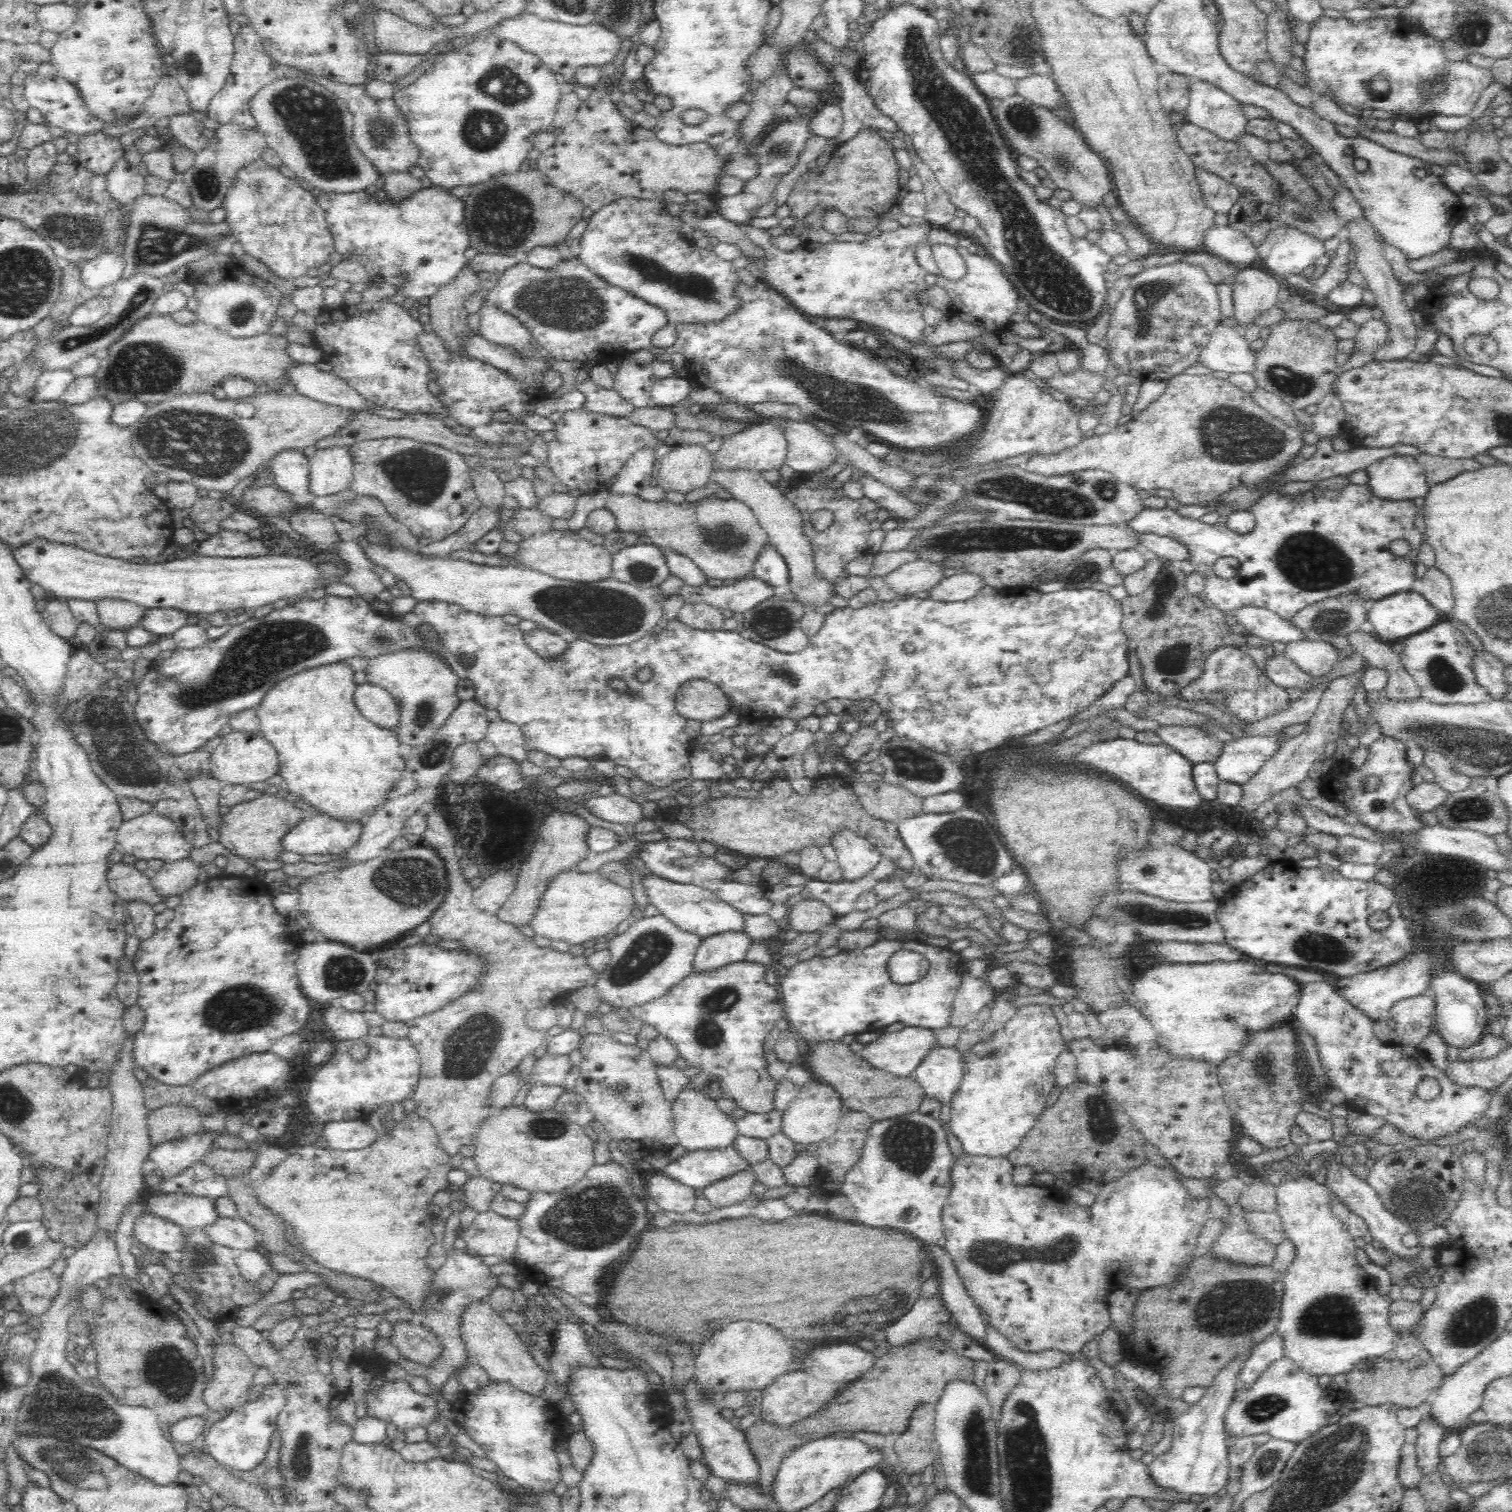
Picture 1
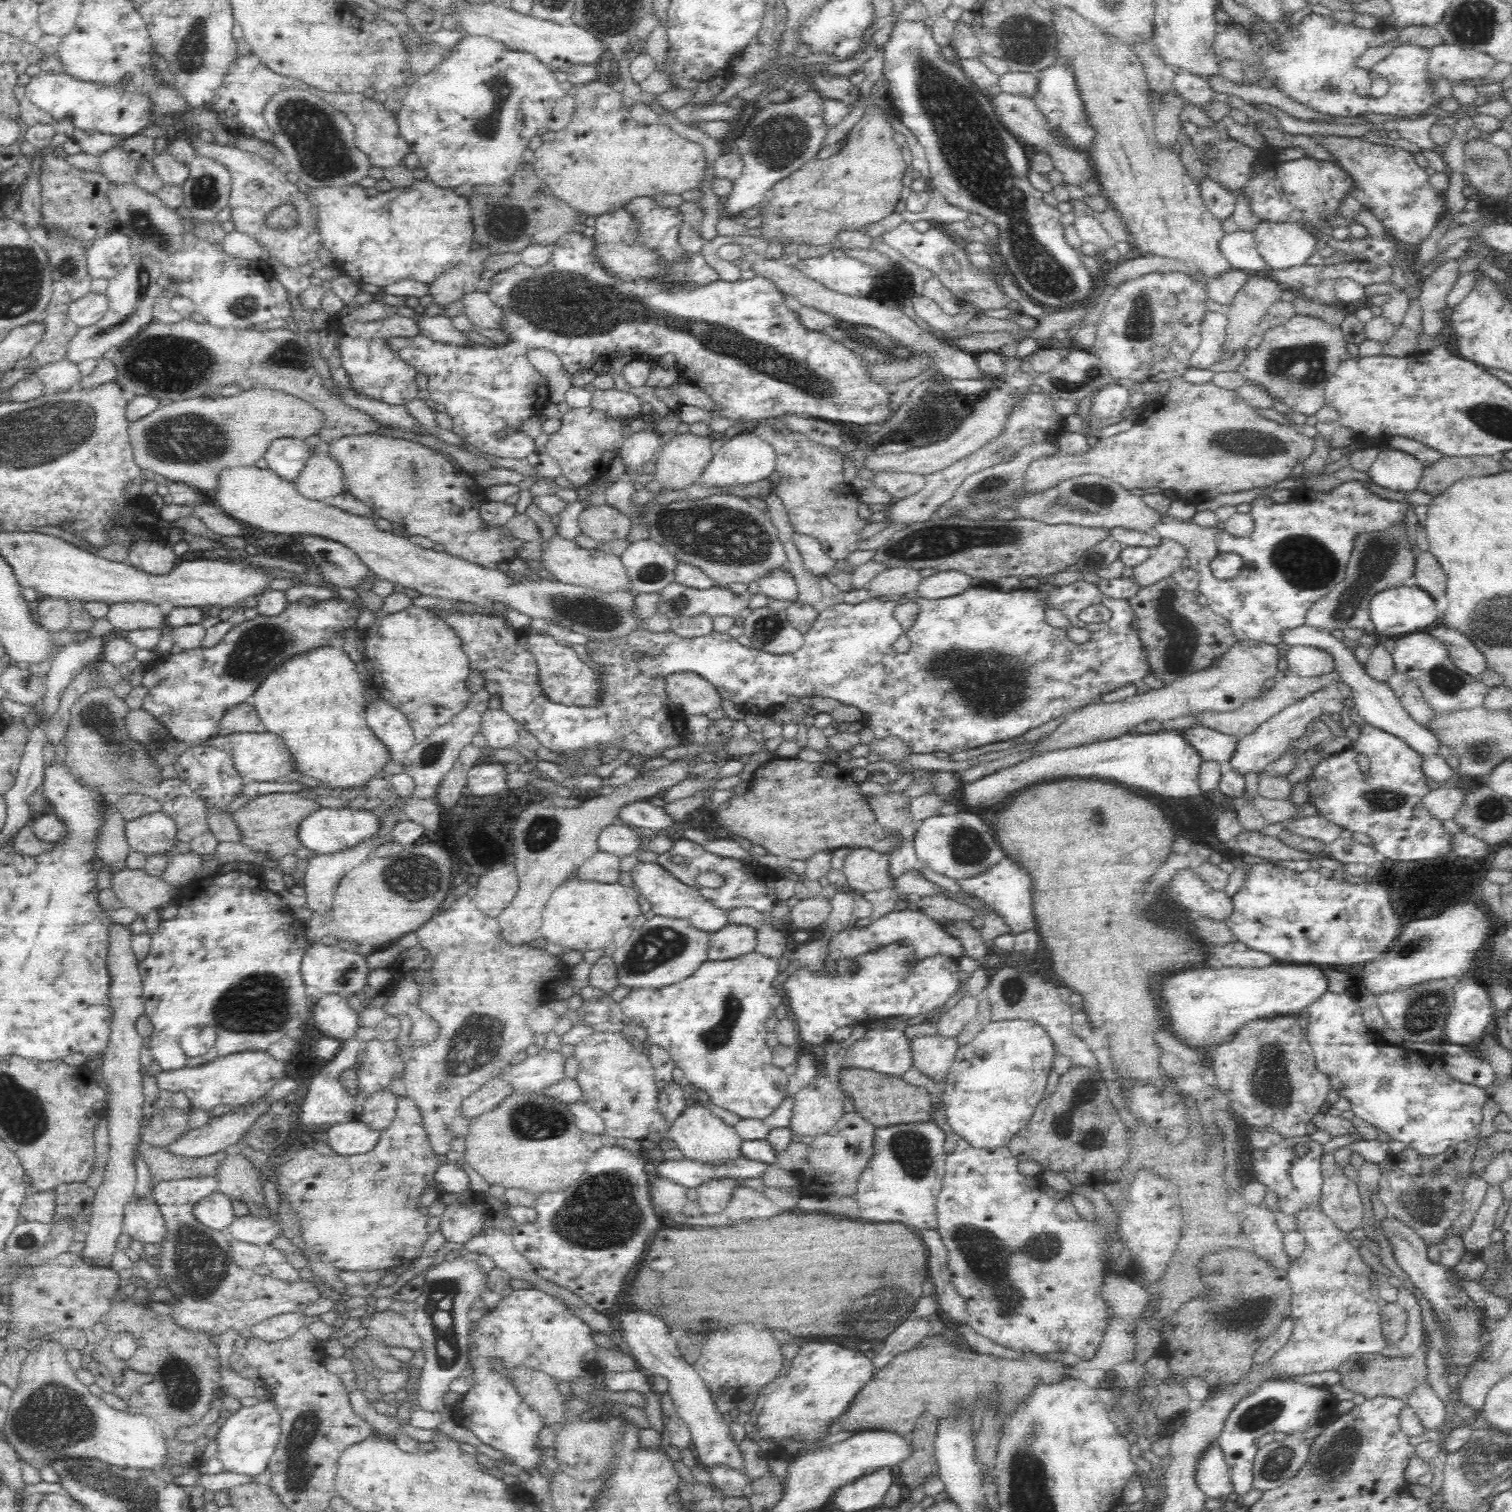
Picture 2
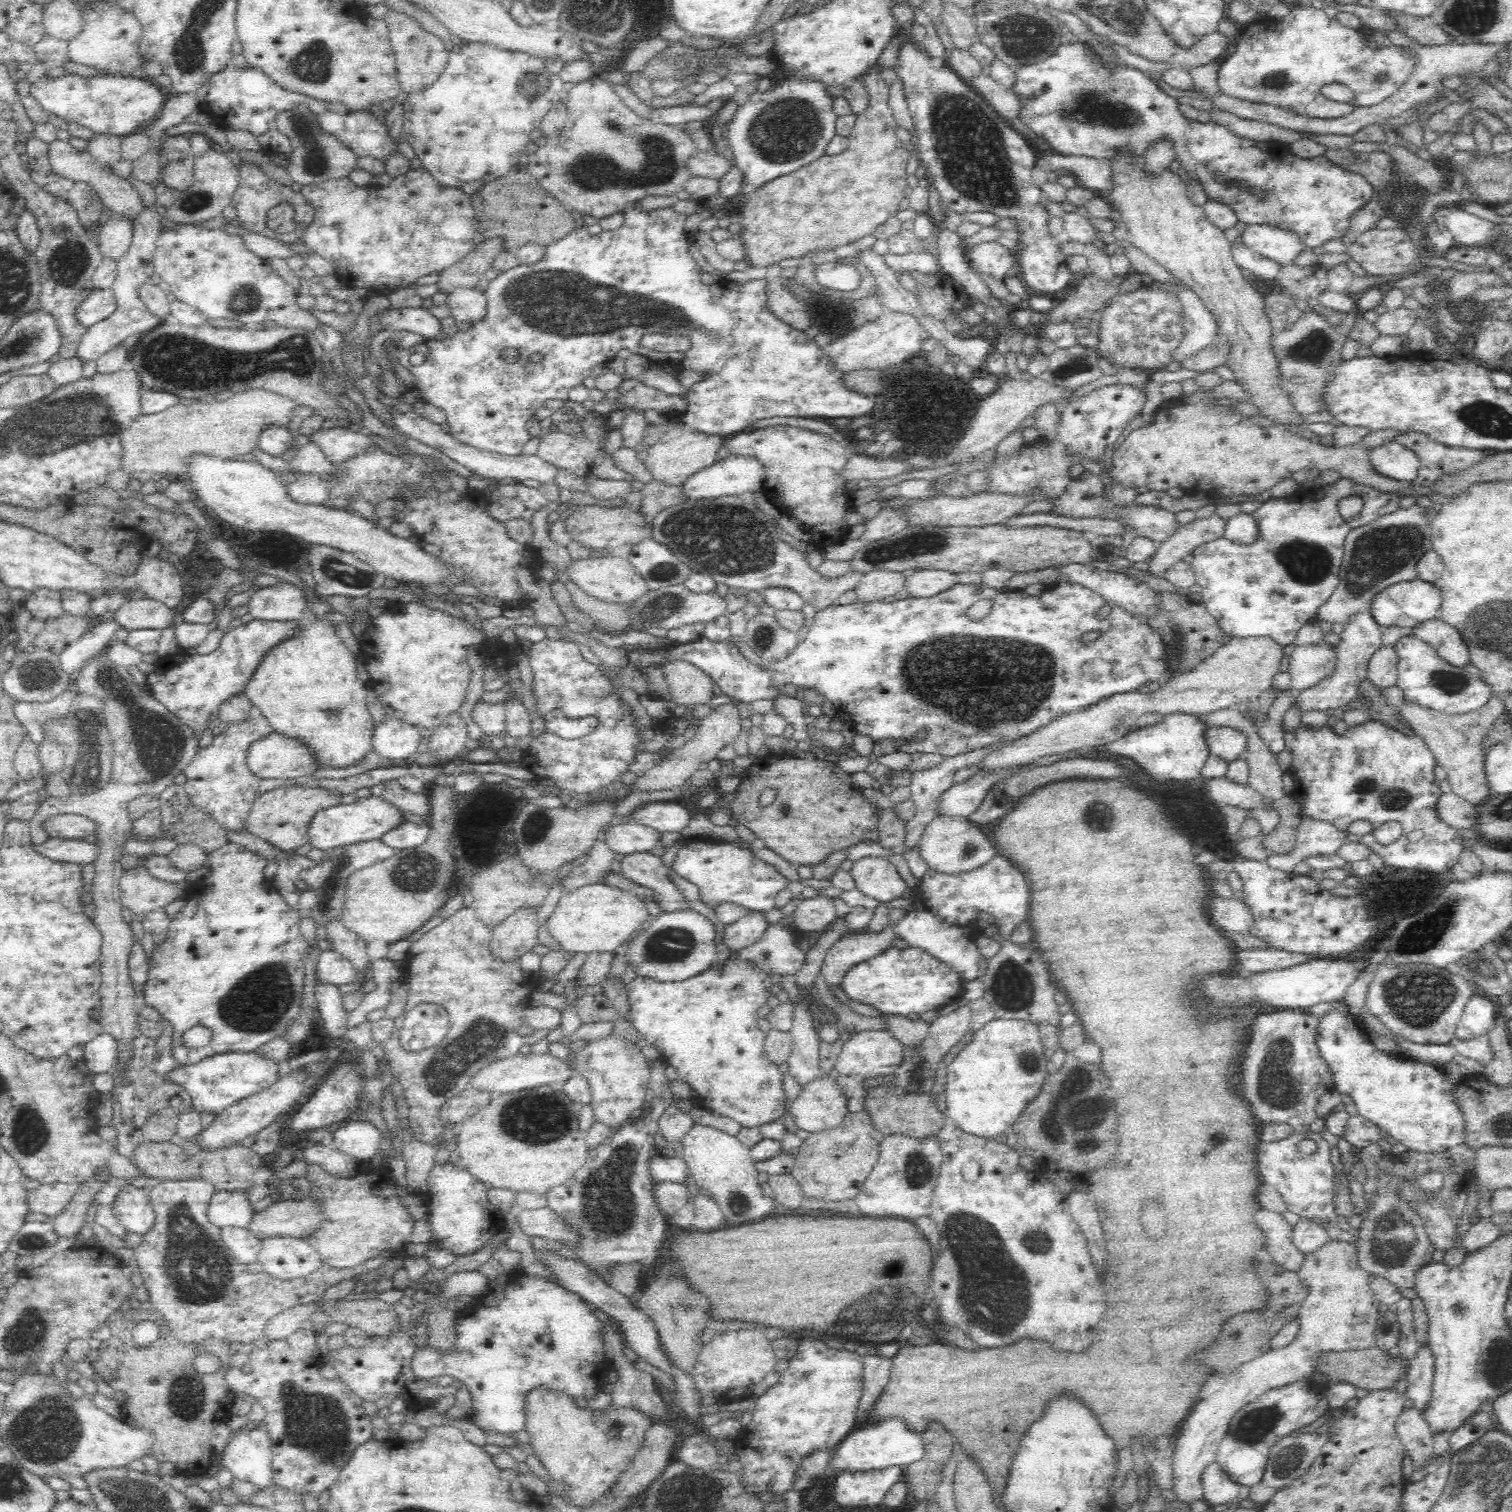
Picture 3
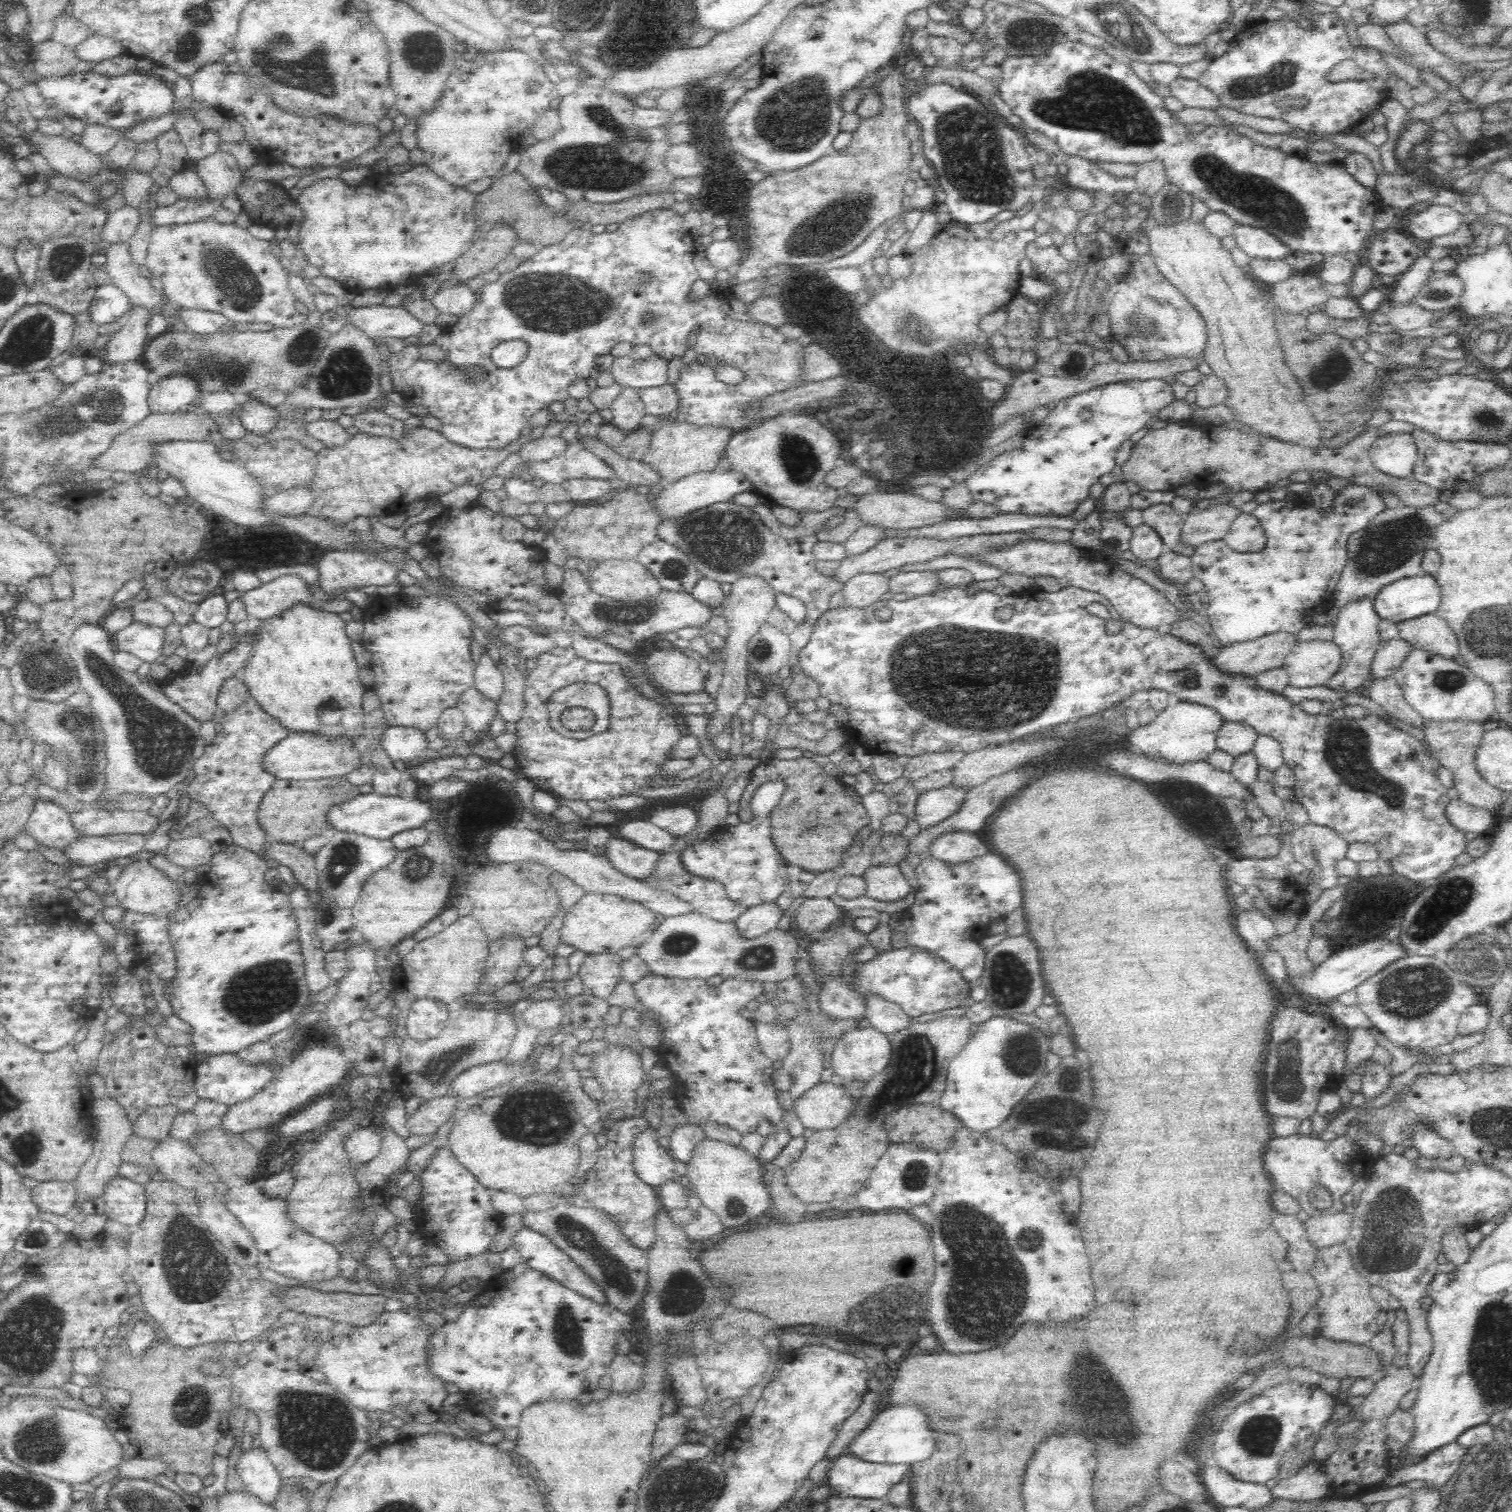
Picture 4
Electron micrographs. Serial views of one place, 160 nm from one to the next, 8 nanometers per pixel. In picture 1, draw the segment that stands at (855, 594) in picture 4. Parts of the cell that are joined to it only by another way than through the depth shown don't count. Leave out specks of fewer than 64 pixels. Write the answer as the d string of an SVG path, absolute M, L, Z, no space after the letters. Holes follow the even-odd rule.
M916 559L882 577L891 591L900 597L926 595L944 576L940 565Z

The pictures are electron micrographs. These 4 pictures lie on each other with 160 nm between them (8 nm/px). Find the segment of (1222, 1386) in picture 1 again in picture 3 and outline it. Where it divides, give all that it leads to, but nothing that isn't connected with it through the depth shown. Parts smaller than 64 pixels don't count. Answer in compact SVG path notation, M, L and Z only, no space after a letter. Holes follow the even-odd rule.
M1214 1461L1202 1473L1201 1485L1203 1486L1203 1499L1211 1506L1232 1505L1250 1500L1250 1488L1234 1483L1225 1470Z

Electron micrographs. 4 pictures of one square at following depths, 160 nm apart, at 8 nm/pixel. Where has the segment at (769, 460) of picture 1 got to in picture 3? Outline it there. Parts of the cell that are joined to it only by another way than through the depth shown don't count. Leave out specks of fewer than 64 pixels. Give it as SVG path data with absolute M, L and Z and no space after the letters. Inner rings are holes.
M730 455L690 476L690 478L680 486L682 502L712 500L727 496L739 498L748 497L751 493L761 490L764 479L764 467L762 467L760 461L756 461L754 457Z

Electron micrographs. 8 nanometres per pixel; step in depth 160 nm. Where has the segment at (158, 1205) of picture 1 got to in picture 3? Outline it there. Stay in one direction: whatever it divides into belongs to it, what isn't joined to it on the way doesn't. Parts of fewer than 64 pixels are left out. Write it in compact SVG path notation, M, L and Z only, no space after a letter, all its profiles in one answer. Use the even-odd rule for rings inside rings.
M235 1189L215 1192L210 1199L207 1212L210 1223L218 1228L224 1226L248 1228L260 1210L254 1210L248 1189Z

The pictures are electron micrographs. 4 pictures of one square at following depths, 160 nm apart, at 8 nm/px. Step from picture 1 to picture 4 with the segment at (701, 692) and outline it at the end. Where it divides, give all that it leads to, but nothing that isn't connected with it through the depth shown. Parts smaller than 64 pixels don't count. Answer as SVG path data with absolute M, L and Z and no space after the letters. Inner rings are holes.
M666 647L652 650L643 664L660 691L690 694L703 690L705 676L698 668L699 664L680 649Z

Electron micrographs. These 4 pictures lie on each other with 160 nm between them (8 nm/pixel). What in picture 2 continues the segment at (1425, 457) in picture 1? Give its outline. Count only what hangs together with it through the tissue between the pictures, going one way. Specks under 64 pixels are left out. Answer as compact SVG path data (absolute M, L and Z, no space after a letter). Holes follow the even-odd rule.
M1454 456L1442 457L1424 469L1417 489L1438 496L1455 482L1465 478L1495 475L1504 471L1500 456Z

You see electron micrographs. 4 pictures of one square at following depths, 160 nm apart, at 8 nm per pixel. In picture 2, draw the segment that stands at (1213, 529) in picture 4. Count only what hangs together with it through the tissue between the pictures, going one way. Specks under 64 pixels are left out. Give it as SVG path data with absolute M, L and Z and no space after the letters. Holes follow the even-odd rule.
M1163 539L1161 545L1142 564L1134 567L1131 577L1143 587L1172 577L1180 568L1181 560L1187 557L1186 547L1175 540Z

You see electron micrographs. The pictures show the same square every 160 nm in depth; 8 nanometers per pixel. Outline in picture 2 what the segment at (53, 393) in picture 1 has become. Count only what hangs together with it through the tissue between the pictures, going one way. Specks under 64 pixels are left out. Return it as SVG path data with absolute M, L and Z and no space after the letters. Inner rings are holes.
M67 358L55 363L44 364L35 373L43 381L46 394L66 391L81 379L79 365Z

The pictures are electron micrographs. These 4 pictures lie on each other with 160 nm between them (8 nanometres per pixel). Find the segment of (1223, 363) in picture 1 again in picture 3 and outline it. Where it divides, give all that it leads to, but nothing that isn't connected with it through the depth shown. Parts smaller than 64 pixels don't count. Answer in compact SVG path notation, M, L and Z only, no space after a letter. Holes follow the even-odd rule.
M1152 281L1142 286L1140 290L1152 292L1161 290L1175 296L1182 310L1183 330L1185 334L1180 344L1172 352L1172 360L1180 362L1194 354L1210 347L1217 340L1217 323L1210 310L1200 301L1200 298L1188 288L1174 282Z

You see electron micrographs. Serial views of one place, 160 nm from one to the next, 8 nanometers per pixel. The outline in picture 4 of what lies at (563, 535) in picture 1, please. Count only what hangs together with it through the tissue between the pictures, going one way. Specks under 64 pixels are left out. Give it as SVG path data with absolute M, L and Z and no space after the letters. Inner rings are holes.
M637 559L607 560L591 566L586 575L596 594L612 600L653 600L664 591L658 579Z

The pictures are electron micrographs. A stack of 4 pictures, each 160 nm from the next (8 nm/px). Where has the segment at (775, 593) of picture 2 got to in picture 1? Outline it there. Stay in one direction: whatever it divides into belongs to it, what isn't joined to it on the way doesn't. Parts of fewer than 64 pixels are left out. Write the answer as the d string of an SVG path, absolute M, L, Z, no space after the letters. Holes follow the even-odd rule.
M768 546L762 550L762 554L756 559L753 566L752 576L774 588L789 584L788 565L774 546Z

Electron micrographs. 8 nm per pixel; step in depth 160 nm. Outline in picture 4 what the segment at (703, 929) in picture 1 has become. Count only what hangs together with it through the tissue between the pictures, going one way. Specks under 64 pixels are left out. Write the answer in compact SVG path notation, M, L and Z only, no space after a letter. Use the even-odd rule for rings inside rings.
M619 832L610 836L604 848L604 856L618 872L638 881L651 874L659 856L659 853L620 836Z

